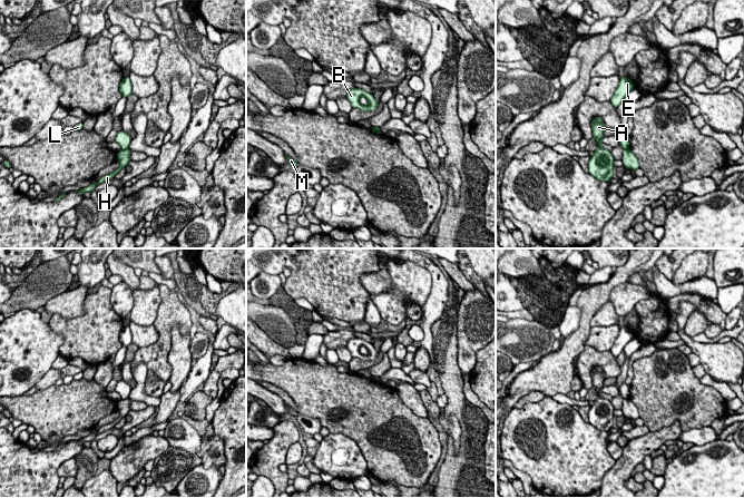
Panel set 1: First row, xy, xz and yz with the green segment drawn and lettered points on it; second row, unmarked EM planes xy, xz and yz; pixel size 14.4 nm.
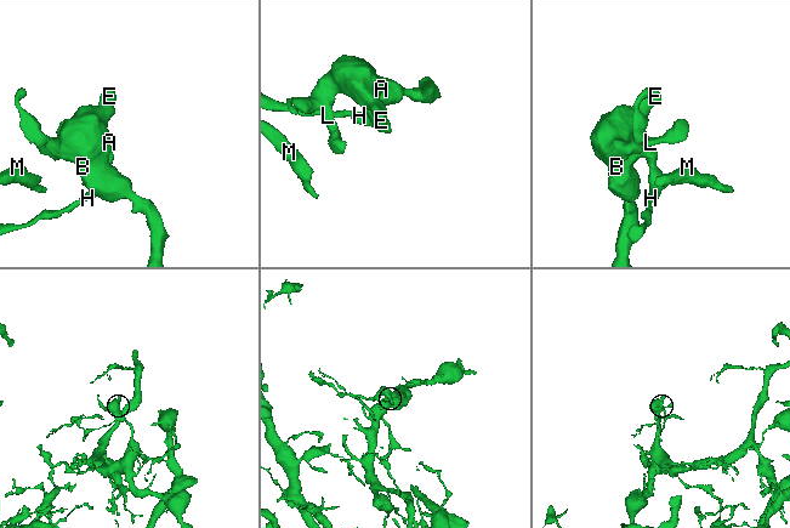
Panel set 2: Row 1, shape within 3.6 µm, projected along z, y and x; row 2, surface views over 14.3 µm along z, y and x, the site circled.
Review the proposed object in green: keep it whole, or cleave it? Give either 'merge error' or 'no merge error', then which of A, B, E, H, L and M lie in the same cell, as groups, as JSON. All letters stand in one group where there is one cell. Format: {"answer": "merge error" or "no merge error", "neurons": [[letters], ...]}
{"answer": "merge error", "neurons": [["A", "B", "E", "L"], ["H", "M"]]}

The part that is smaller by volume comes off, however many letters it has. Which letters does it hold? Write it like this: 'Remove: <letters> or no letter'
Remove: H, M

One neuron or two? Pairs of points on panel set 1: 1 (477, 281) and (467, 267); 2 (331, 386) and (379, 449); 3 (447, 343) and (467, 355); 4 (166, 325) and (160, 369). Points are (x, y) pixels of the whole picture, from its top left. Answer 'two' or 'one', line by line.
1: one
2: one
3: two
4: one

